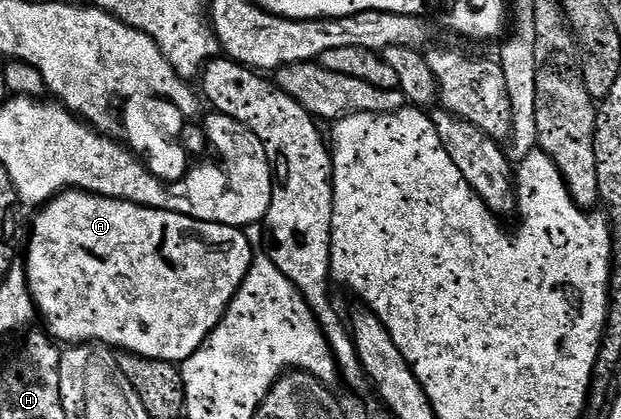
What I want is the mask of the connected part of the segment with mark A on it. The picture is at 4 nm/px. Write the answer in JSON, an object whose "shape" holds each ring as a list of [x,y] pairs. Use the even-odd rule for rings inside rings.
{"shape":[[[66,190],[61,193],[60,196],[54,196],[48,204],[44,205],[40,209],[41,212],[37,216],[37,221],[33,224],[33,237],[28,237],[27,248],[29,244],[29,264],[27,263],[27,271],[29,273],[29,289],[33,295],[33,306],[38,313],[41,312],[45,315],[44,327],[47,329],[48,335],[52,337],[54,341],[60,342],[65,346],[72,346],[75,344],[91,344],[99,343],[104,344],[114,350],[120,350],[121,352],[130,352],[131,354],[139,354],[143,358],[155,358],[156,360],[162,360],[168,364],[180,365],[187,358],[191,358],[196,352],[203,346],[203,342],[209,339],[209,335],[215,330],[215,326],[219,326],[219,322],[225,316],[225,311],[229,309],[229,303],[235,298],[235,294],[241,289],[241,284],[247,278],[249,273],[249,267],[253,265],[253,258],[255,255],[255,248],[249,245],[249,240],[244,231],[239,228],[232,228],[231,226],[223,226],[222,224],[216,224],[215,222],[203,222],[202,220],[196,220],[195,218],[187,218],[183,214],[175,214],[174,212],[168,212],[167,210],[159,210],[158,208],[148,208],[147,206],[139,206],[135,202],[130,200],[120,200],[119,198],[107,198],[106,196],[100,196],[98,192],[78,192],[76,190]]]}

